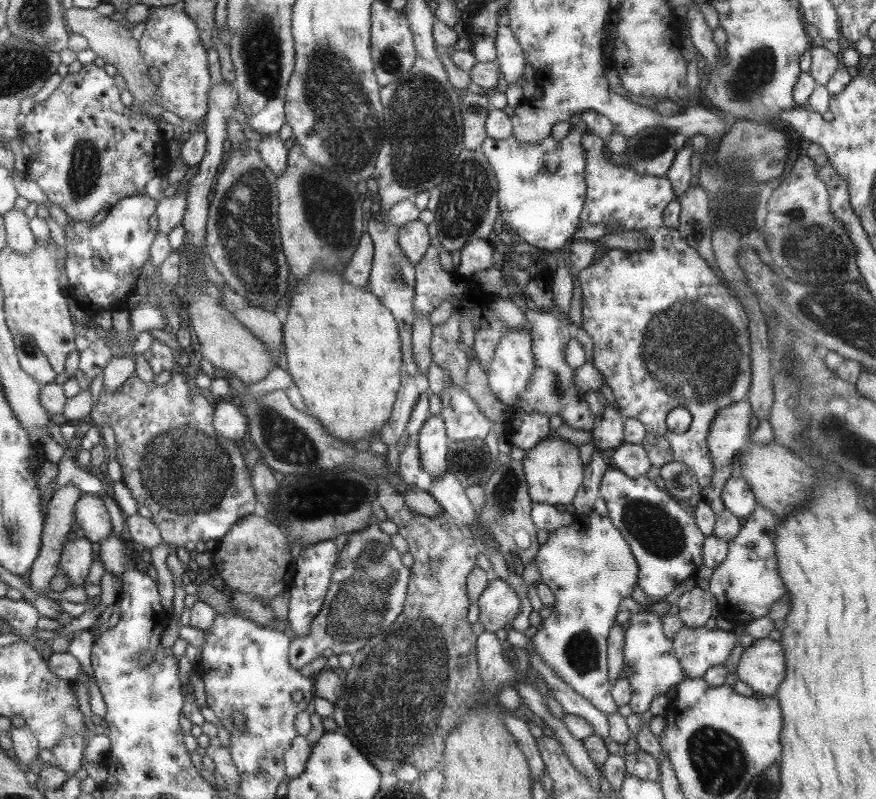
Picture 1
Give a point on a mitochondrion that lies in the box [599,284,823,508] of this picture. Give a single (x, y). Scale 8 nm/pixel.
(700, 362)

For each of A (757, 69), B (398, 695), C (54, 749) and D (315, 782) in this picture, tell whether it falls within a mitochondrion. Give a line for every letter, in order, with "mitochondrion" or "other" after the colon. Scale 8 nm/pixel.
A: mitochondrion
B: mitochondrion
C: other
D: other

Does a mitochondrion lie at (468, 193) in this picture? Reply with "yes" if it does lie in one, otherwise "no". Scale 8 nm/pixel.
yes

